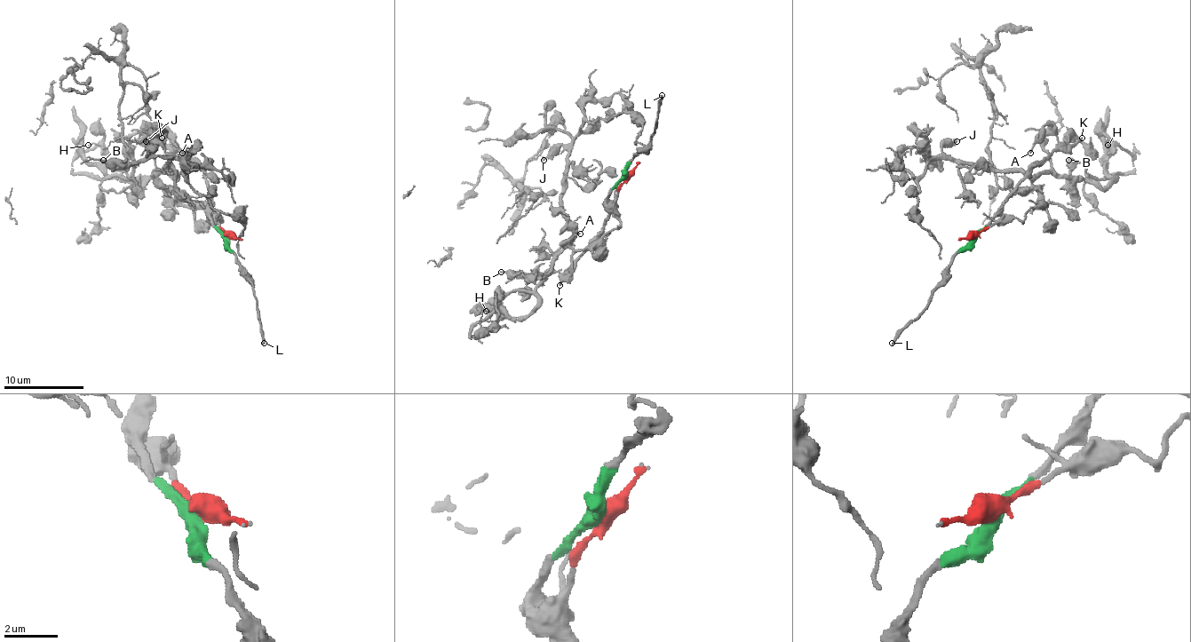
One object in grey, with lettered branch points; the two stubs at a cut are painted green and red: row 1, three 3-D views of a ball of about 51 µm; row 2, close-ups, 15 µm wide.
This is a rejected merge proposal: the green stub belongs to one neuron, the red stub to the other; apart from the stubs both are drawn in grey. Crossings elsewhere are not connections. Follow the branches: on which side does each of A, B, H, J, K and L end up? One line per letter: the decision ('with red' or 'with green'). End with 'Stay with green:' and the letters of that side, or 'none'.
A: with red
B: with red
H: with red
J: with red
K: with green
L: with green
Stay with green: K, L

